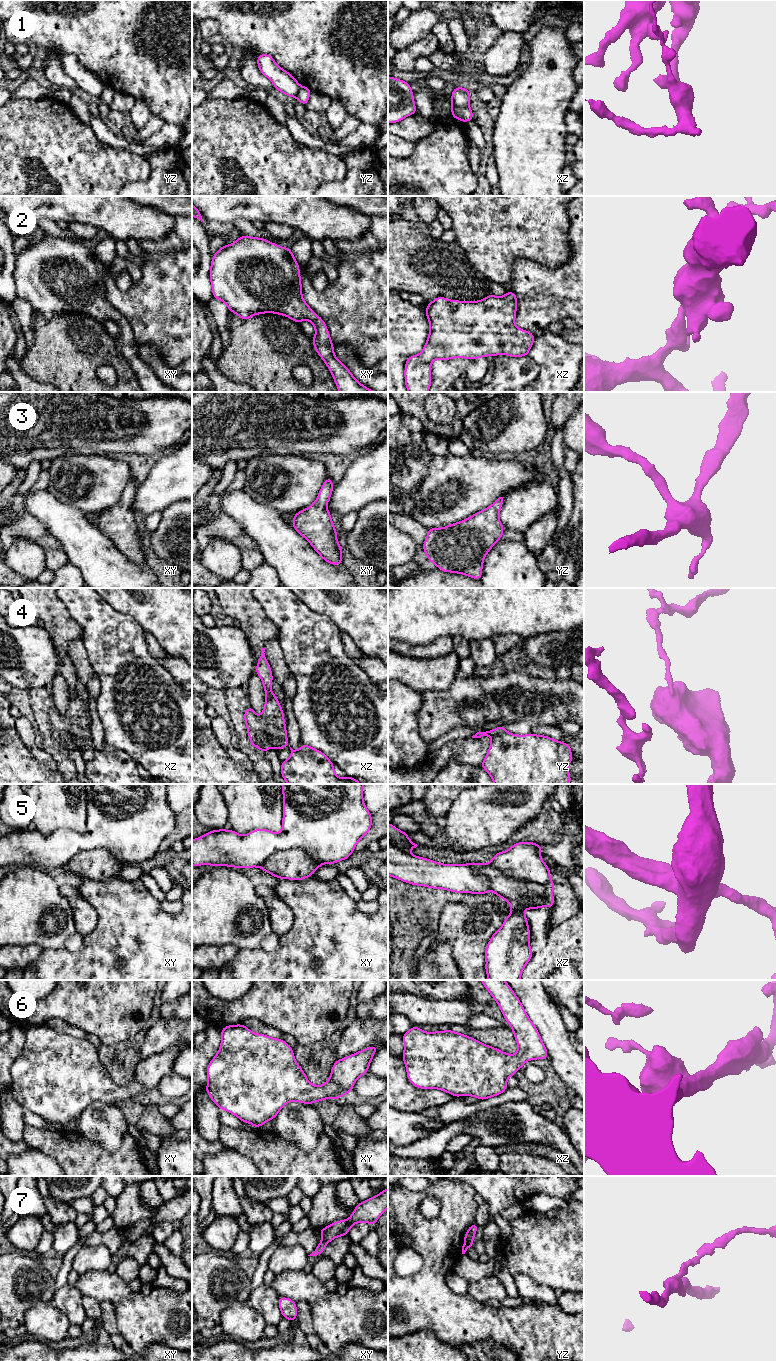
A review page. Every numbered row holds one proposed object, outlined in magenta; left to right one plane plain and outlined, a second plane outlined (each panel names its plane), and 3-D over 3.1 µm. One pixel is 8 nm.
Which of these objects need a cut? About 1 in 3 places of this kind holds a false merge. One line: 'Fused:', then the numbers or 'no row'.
Fused: 1, 4, 5, 7

